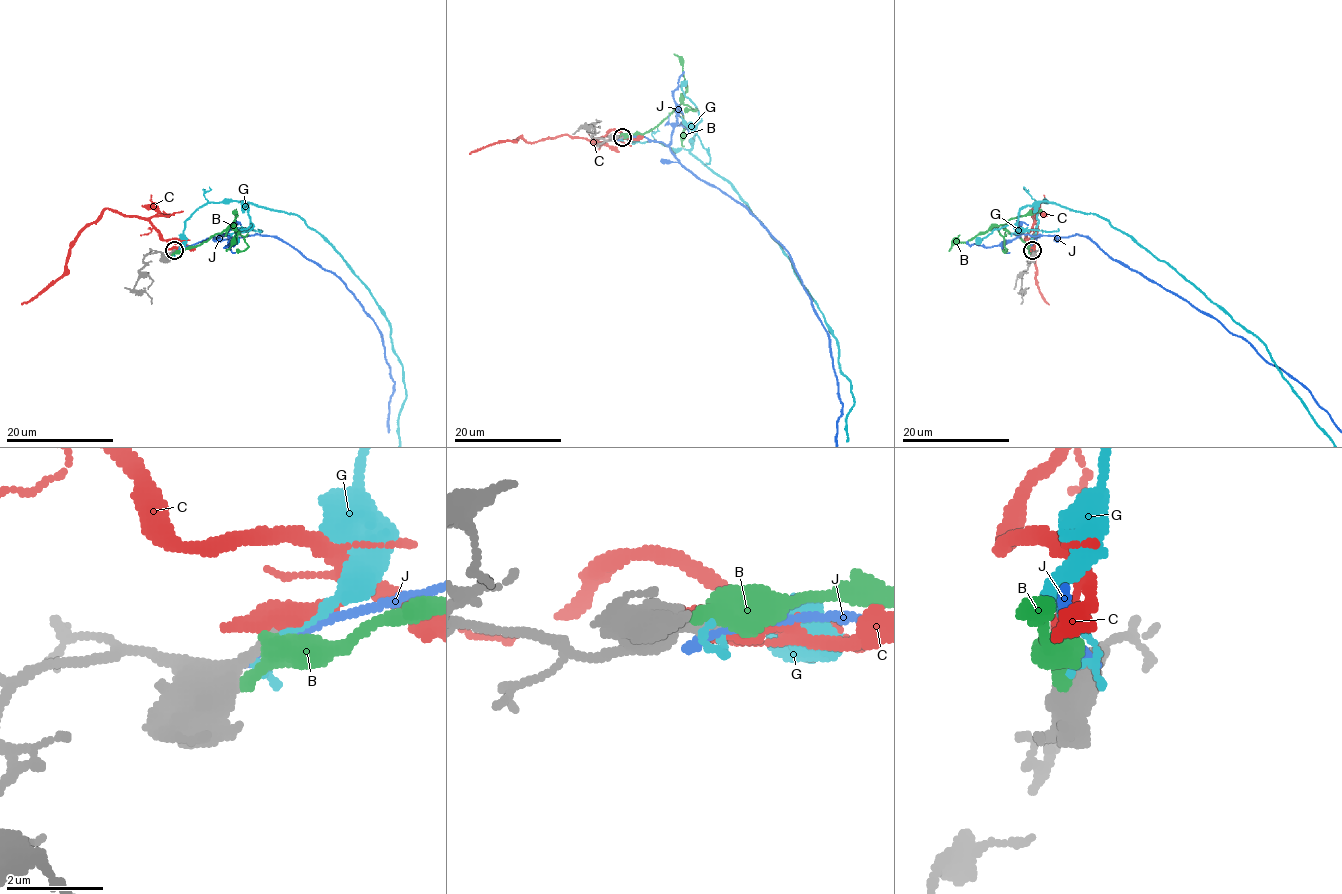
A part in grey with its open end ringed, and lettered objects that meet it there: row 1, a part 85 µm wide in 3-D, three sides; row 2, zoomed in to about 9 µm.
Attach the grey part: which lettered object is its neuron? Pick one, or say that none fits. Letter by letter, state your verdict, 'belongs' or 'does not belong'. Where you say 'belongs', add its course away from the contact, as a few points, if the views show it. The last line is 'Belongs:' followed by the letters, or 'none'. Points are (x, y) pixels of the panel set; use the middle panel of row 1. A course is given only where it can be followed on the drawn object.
B: does not belong
C: belongs; it runs (621, 137), (629, 137), (612, 130), (595, 141), (569, 135), (528, 142), (520, 138), (498, 141), (469, 154)
G: does not belong
J: does not belong
Belongs: C

